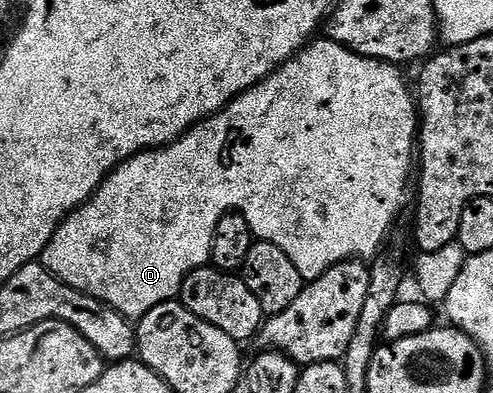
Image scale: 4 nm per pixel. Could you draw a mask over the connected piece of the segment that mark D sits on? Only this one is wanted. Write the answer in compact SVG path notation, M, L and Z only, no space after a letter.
M326 38L319 39L302 48L292 60L286 60L273 75L265 77L260 84L226 104L221 112L213 114L200 124L194 124L184 136L177 137L164 148L138 152L136 156L129 158L123 164L118 164L112 172L108 172L102 186L95 191L95 195L60 224L49 246L42 254L41 263L61 282L73 286L73 290L81 290L97 298L102 304L108 304L128 320L138 322L145 314L149 314L149 310L153 310L153 306L161 306L165 302L176 299L183 285L183 279L193 270L208 267L217 222L221 222L221 218L227 212L241 213L245 222L249 222L251 233L256 240L281 246L281 250L289 254L293 266L301 270L301 278L305 282L321 278L325 270L337 266L343 260L378 256L384 247L383 239L386 238L391 223L398 218L399 211L407 200L407 183L410 180L412 183L413 180L419 130L417 100L412 89L411 92L407 89L407 84L399 73L402 71L396 65L358 56L337 42Z

